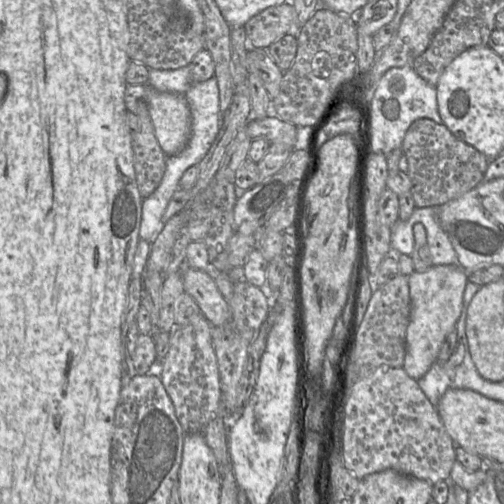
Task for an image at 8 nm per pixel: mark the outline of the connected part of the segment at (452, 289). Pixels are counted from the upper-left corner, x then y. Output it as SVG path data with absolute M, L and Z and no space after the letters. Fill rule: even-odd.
M458 264L432 265L425 271L413 271L408 277L410 293L410 318L406 330L405 358L403 369L413 379L421 378L437 360L440 347L451 332L461 314L463 293L468 277Z

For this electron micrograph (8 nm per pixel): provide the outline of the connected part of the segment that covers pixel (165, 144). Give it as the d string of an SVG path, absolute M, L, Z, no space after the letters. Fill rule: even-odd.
M147 88L147 105L156 139L166 156L181 152L190 137L191 116L186 100L177 94Z

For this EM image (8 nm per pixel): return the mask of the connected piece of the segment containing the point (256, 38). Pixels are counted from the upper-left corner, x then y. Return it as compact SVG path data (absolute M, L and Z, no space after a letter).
M291 2L271 6L250 18L244 25L251 48L267 49L284 35L296 32L297 14Z

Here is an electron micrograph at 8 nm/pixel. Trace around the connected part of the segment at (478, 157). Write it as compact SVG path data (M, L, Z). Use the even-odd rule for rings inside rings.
M428 118L417 119L410 125L402 150L408 160L415 207L440 207L477 187L484 181L489 163L484 154L453 135L445 124Z

